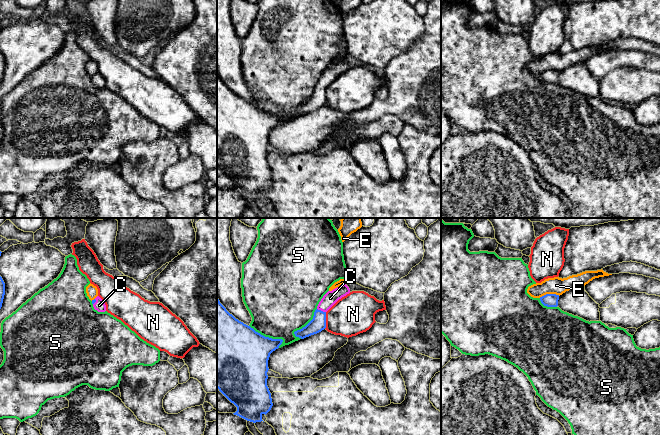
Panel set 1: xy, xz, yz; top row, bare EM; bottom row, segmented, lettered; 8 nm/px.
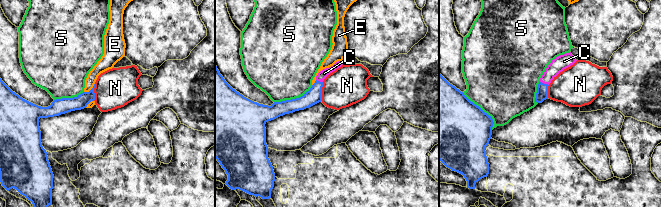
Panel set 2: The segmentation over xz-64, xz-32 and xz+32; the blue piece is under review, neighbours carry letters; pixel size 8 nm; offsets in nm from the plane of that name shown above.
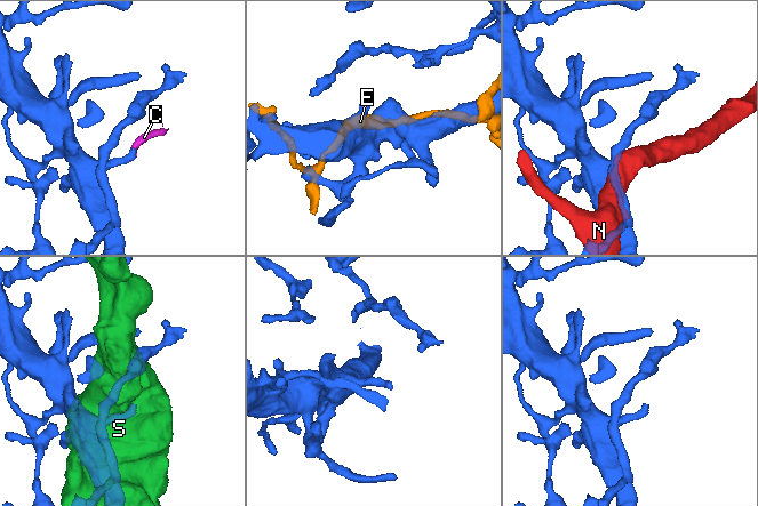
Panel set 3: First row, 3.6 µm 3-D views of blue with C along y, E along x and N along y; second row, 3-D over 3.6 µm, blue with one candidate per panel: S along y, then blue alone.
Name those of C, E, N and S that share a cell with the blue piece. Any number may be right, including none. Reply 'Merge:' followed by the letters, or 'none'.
Merge: C

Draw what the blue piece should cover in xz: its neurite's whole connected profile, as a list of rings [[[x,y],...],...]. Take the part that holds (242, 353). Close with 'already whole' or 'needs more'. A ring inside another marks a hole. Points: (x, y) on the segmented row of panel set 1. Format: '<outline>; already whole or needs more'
[[[217,297],[217,388],[237,407],[234,415],[256,423],[263,421],[262,415],[271,410],[273,403],[267,386],[268,360],[282,342],[282,339],[261,335],[236,319]]]; already whole

